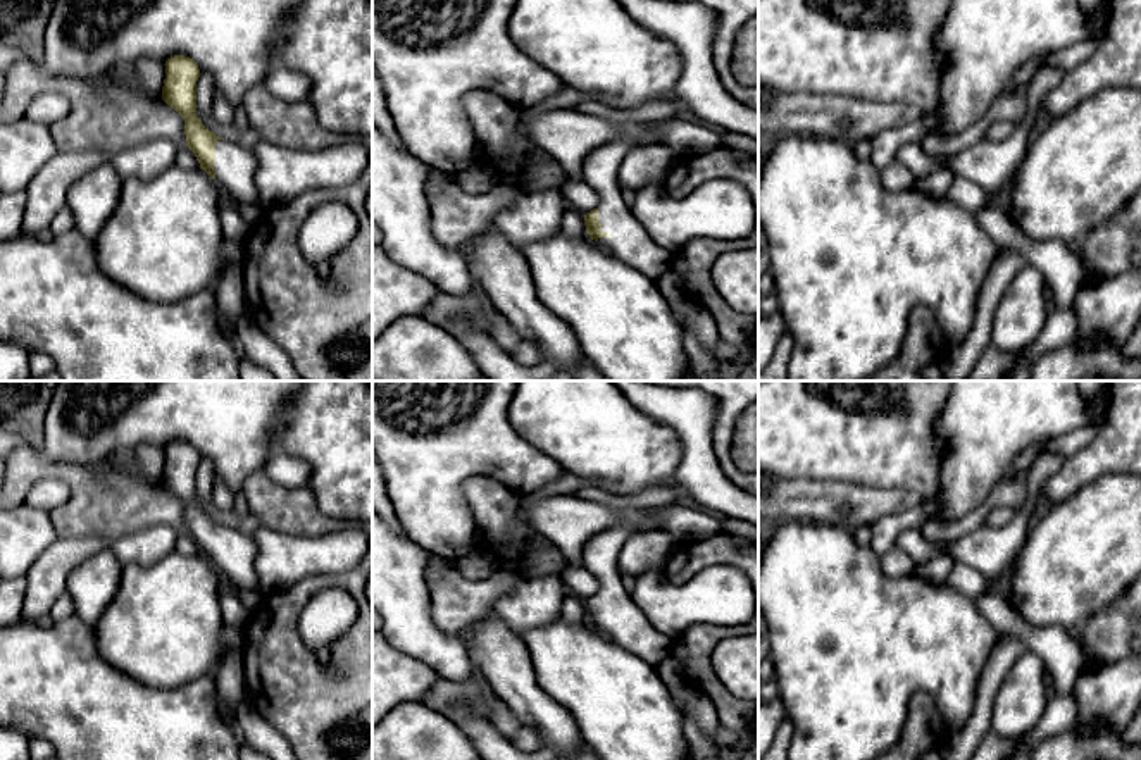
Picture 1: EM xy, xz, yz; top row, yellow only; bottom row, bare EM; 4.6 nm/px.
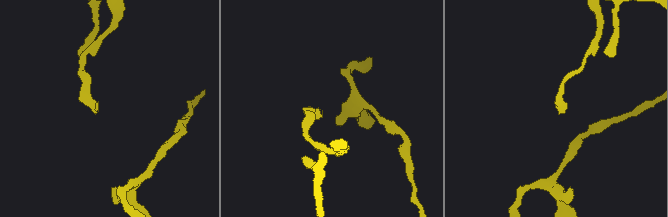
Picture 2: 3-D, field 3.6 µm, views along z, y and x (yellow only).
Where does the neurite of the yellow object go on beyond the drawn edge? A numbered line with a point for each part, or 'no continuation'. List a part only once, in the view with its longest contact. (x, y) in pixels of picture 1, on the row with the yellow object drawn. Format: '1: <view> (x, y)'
1: xz (628, 242)

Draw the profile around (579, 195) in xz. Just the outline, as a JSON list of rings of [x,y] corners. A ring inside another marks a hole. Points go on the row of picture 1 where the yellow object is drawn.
[[[564,181],[558,188],[567,207],[577,209],[583,214],[596,209],[600,203],[598,193],[586,181]]]

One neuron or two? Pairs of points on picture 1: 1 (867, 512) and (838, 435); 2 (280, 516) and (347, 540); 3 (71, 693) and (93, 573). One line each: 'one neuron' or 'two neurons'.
1: two neurons
2: two neurons
3: two neurons

